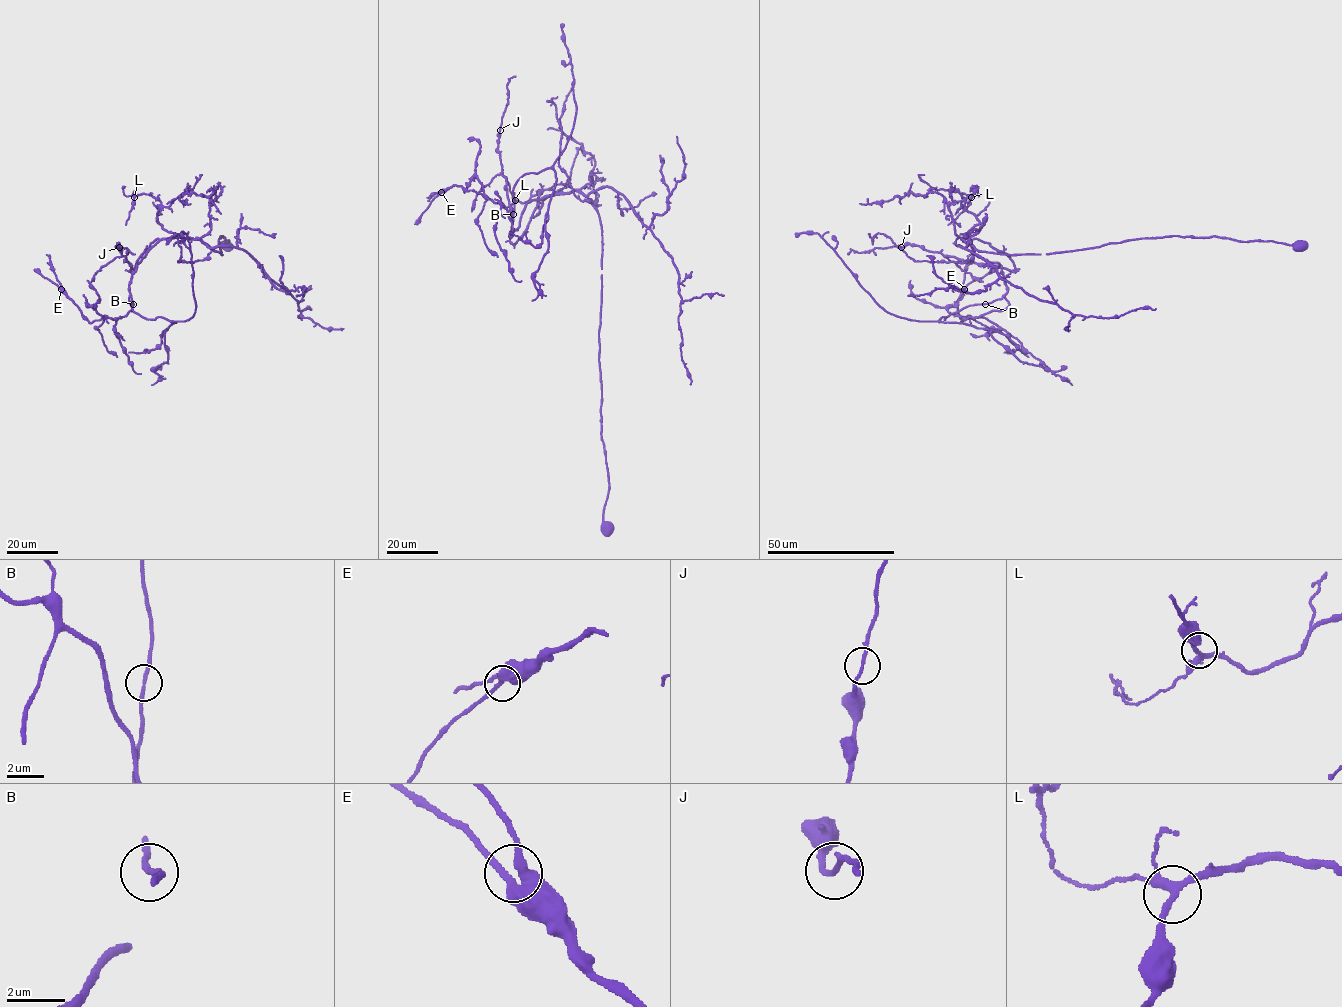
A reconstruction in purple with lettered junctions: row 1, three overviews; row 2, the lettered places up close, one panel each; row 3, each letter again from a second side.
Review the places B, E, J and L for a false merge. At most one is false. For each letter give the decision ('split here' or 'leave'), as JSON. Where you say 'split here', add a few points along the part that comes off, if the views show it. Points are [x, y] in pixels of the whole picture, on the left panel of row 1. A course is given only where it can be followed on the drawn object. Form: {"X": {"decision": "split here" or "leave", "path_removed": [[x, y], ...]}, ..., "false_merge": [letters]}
{"B": {"decision": "leave"}, "E": {"decision": "leave"}, "J": {"decision": "leave"}, "L": {"decision": "leave"}, "false_merge": []}

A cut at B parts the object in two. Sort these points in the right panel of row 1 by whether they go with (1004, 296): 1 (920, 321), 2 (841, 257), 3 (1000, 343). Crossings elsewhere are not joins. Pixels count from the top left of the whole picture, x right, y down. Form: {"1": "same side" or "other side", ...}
{"1": "other side", "2": "other side", "3": "other side"}

